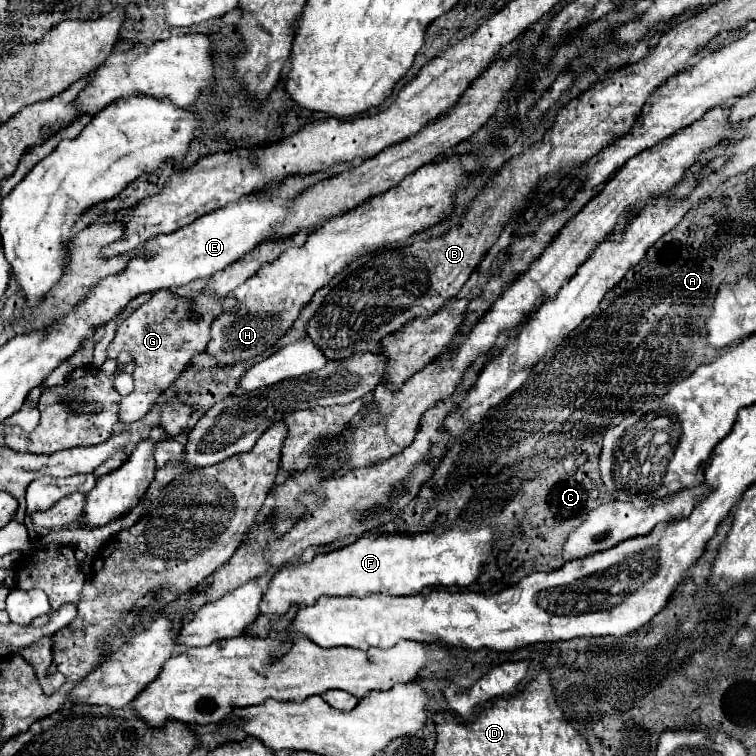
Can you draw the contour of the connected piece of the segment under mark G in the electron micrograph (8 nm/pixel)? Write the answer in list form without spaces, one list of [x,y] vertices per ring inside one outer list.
[[[160,290],[142,304],[124,324],[116,330],[116,336],[108,348],[108,358],[116,358],[120,352],[128,352],[134,362],[134,390],[122,398],[118,420],[132,424],[152,410],[152,402],[172,386],[172,382],[190,364],[192,356],[206,350],[210,342],[210,324],[214,318],[236,306],[234,298],[216,298],[208,292],[196,298],[178,298],[170,290]]]

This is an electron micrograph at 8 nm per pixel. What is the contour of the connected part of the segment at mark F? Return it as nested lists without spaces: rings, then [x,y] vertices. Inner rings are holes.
[[[480,526],[476,530],[438,528],[416,536],[382,534],[358,538],[340,550],[314,556],[312,562],[286,564],[272,576],[268,592],[260,600],[256,622],[250,624],[242,636],[266,638],[274,622],[282,618],[292,604],[312,606],[322,596],[410,596],[420,594],[428,586],[470,586],[476,582],[482,564],[490,558],[494,542],[496,534],[492,526]]]

